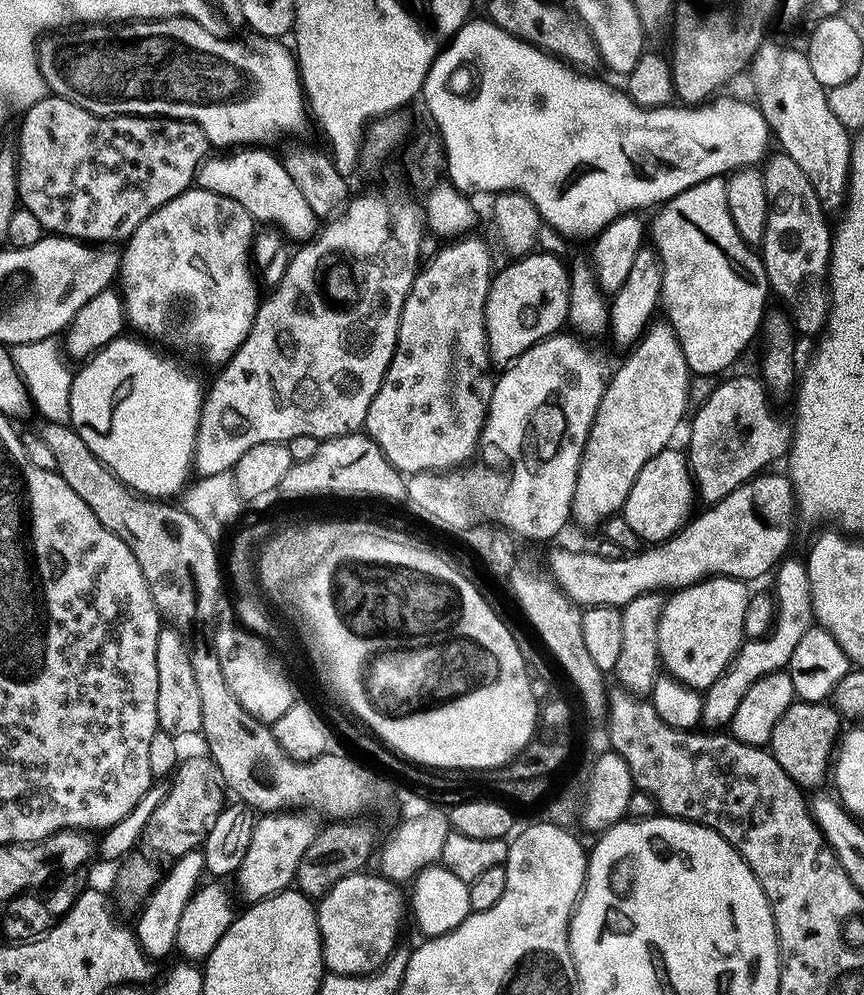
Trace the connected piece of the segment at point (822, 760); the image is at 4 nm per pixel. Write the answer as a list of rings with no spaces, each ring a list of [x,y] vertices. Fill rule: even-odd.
[[[797,702],[790,710],[786,710],[782,722],[774,726],[770,745],[772,757],[778,762],[778,766],[782,766],[782,770],[786,770],[786,774],[790,774],[793,782],[800,785],[801,789],[820,790],[823,789],[820,787],[827,780],[829,783],[830,769],[834,764],[834,753],[837,751],[838,741],[842,736],[840,723],[842,723],[842,717],[831,703]]]

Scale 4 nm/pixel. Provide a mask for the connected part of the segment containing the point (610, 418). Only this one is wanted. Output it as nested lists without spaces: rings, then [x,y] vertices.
[[[653,323],[641,337],[640,343],[627,353],[624,365],[616,372],[616,377],[607,381],[602,406],[596,415],[594,426],[590,430],[588,445],[580,463],[580,473],[576,483],[576,497],[572,503],[572,514],[575,523],[584,528],[596,528],[607,525],[608,521],[623,513],[626,502],[630,498],[630,490],[634,490],[634,482],[638,482],[638,474],[658,454],[669,451],[673,447],[672,439],[688,412],[690,401],[690,373],[686,354],[680,345],[671,324]]]

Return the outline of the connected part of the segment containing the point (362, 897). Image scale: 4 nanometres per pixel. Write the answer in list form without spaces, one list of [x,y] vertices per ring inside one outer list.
[[[380,874],[342,878],[334,890],[319,901],[316,909],[324,947],[324,966],[333,976],[375,976],[398,947],[400,927],[406,916],[406,896],[395,883]]]

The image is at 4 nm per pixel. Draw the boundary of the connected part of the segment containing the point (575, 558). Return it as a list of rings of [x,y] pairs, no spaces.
[[[761,474],[734,490],[725,500],[711,505],[706,511],[684,525],[684,529],[667,540],[664,544],[649,547],[648,552],[628,554],[620,560],[607,560],[591,552],[556,552],[546,563],[547,571],[556,585],[563,590],[569,600],[581,609],[589,608],[619,608],[623,610],[630,602],[640,596],[653,594],[668,594],[673,590],[689,588],[701,584],[703,580],[727,578],[753,582],[763,576],[771,577],[782,561],[789,555],[792,539],[796,536],[796,520],[798,521],[798,505],[796,489],[787,475],[768,476]]]

